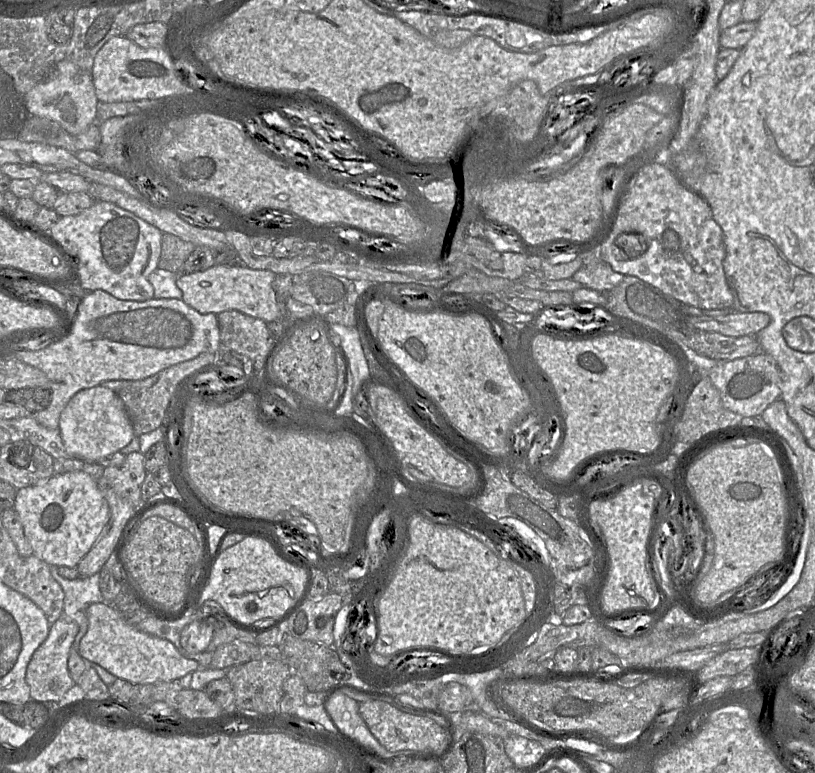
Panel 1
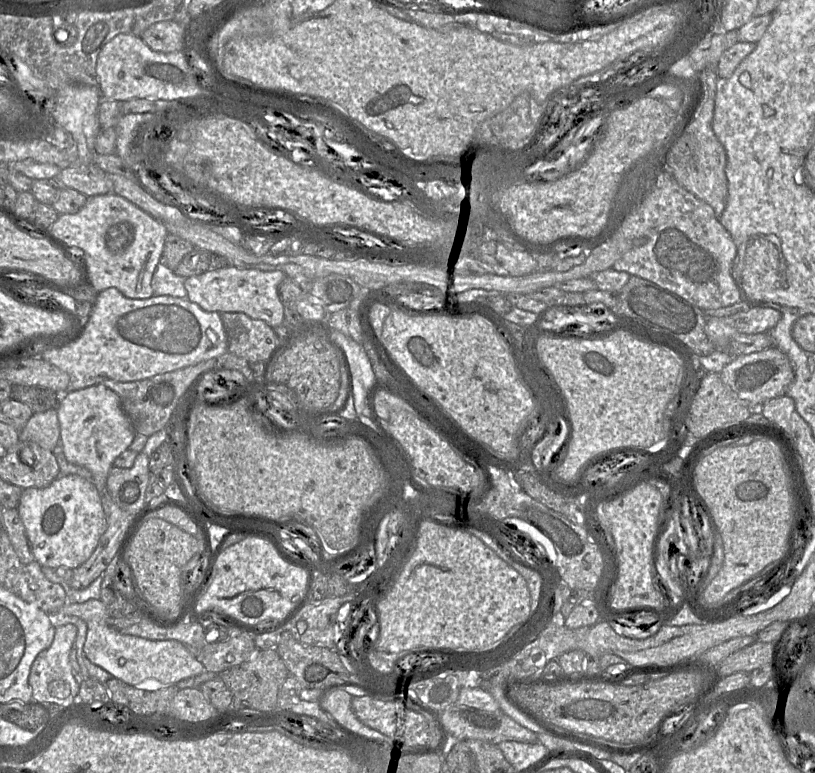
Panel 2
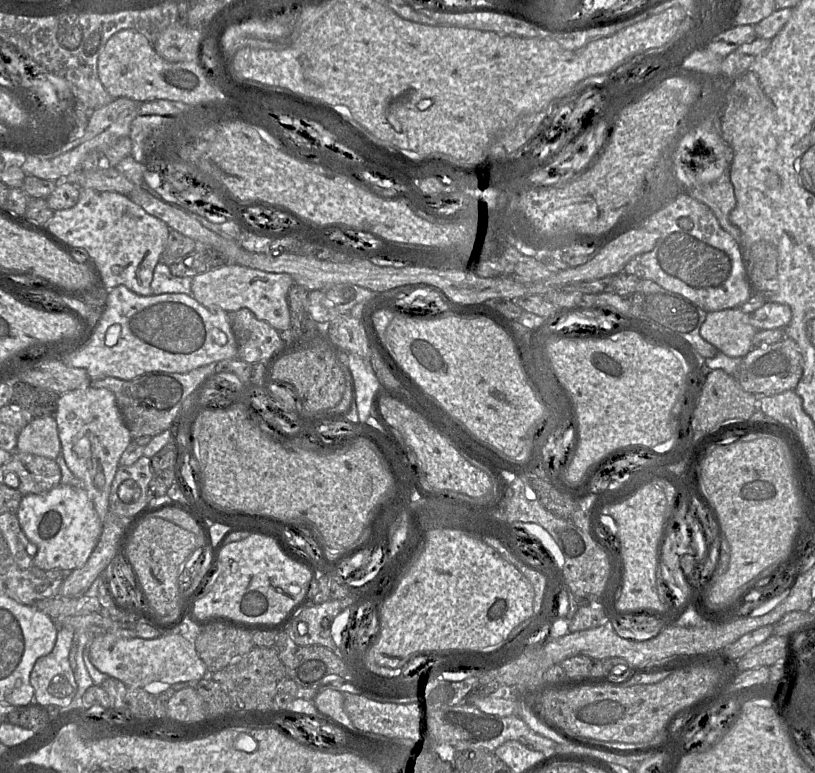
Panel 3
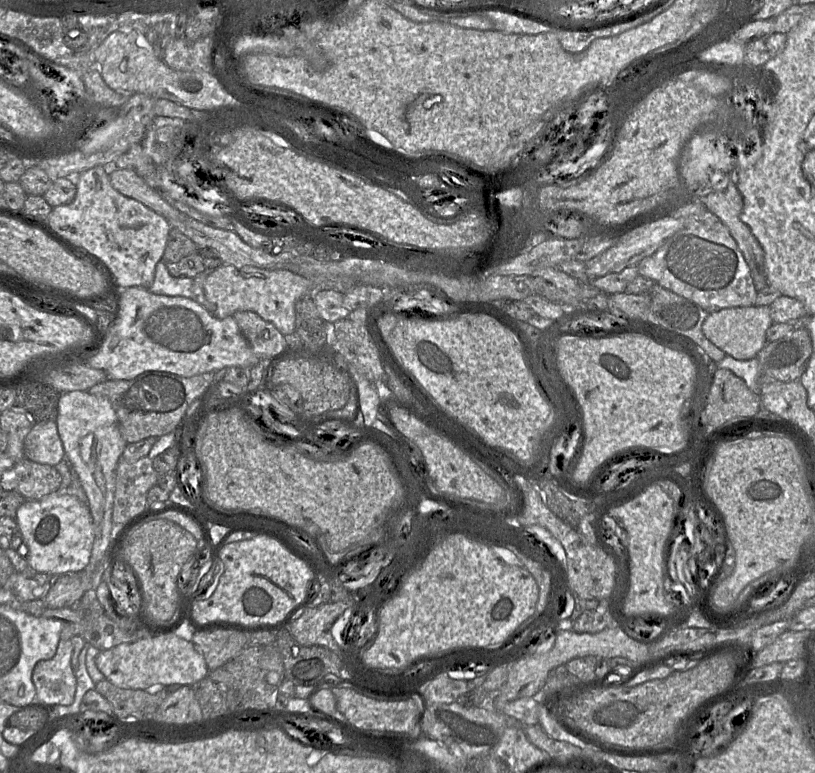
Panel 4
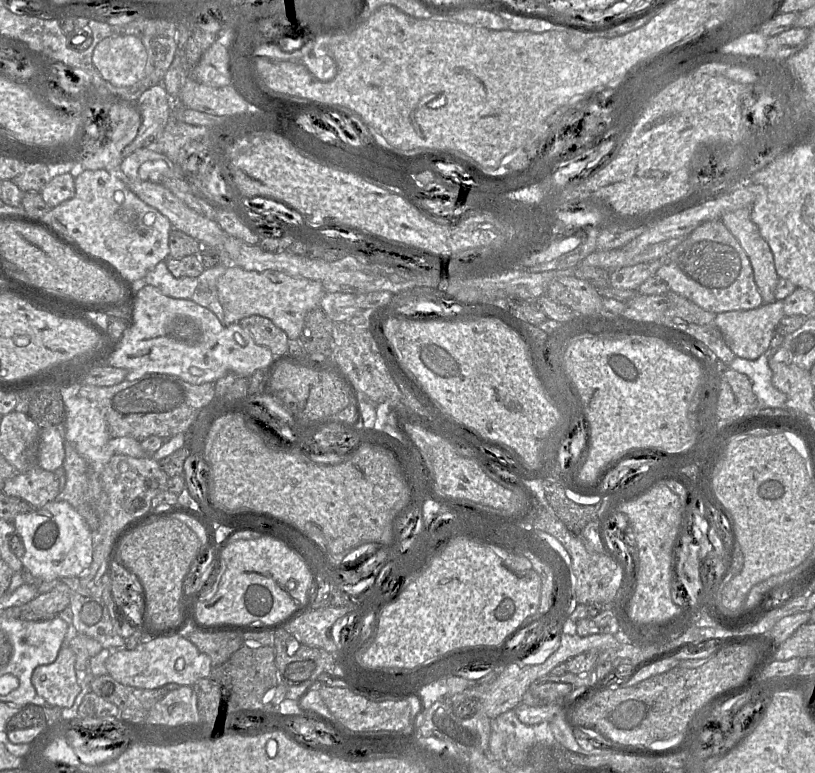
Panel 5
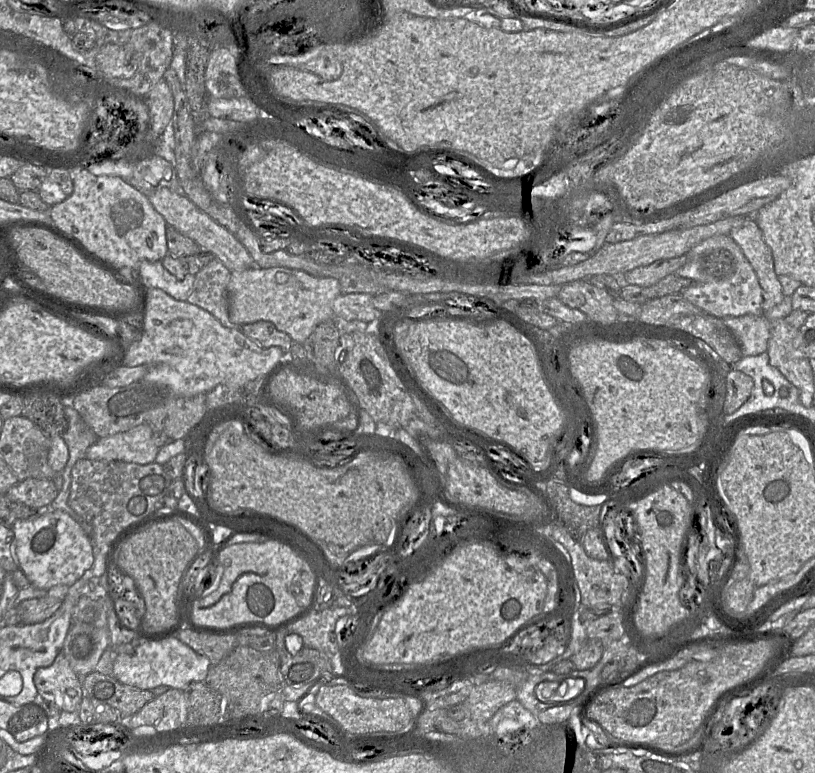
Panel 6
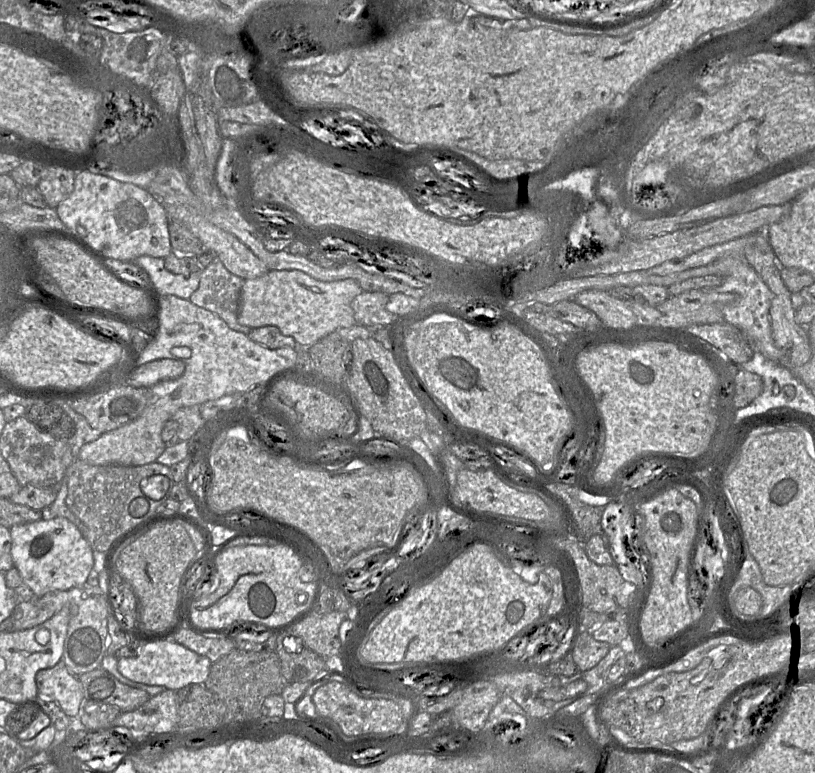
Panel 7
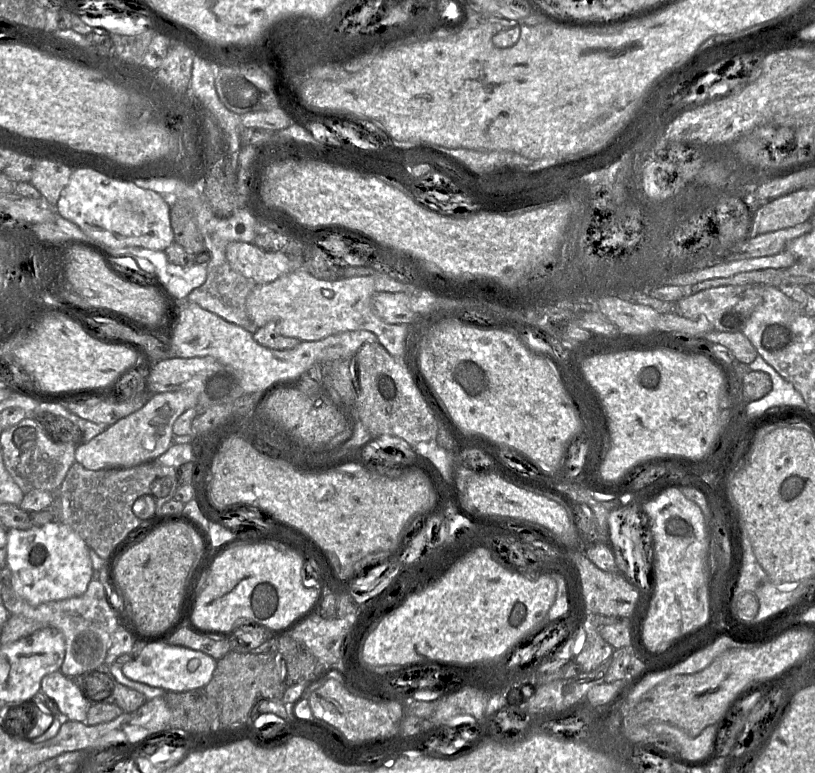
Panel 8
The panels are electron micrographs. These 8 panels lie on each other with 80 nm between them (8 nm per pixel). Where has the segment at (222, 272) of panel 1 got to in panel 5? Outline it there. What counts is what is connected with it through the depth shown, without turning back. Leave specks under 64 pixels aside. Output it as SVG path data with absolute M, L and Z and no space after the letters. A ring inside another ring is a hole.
M227 266L217 282L218 300L223 308L225 325L241 319L260 315L268 318L283 330L288 339L298 339L307 314L320 307L325 289L320 281L293 276L280 271L249 271L237 266Z

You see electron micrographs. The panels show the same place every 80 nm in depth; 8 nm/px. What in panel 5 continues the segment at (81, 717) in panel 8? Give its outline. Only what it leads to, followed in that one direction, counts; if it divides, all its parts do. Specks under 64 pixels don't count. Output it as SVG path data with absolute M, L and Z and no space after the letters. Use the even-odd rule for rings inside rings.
M69 645L62 646L53 663L36 667L31 682L38 700L70 708L80 693L80 686L75 672L75 654Z

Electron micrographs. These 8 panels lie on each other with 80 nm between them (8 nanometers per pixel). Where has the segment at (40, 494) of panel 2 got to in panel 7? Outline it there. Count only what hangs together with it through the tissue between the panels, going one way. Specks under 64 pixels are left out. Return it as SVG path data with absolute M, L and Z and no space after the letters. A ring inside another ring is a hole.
M44 517L41 520L14 525L10 528L11 555L24 585L36 596L48 592L83 587L94 566L93 550L80 530L64 517Z

